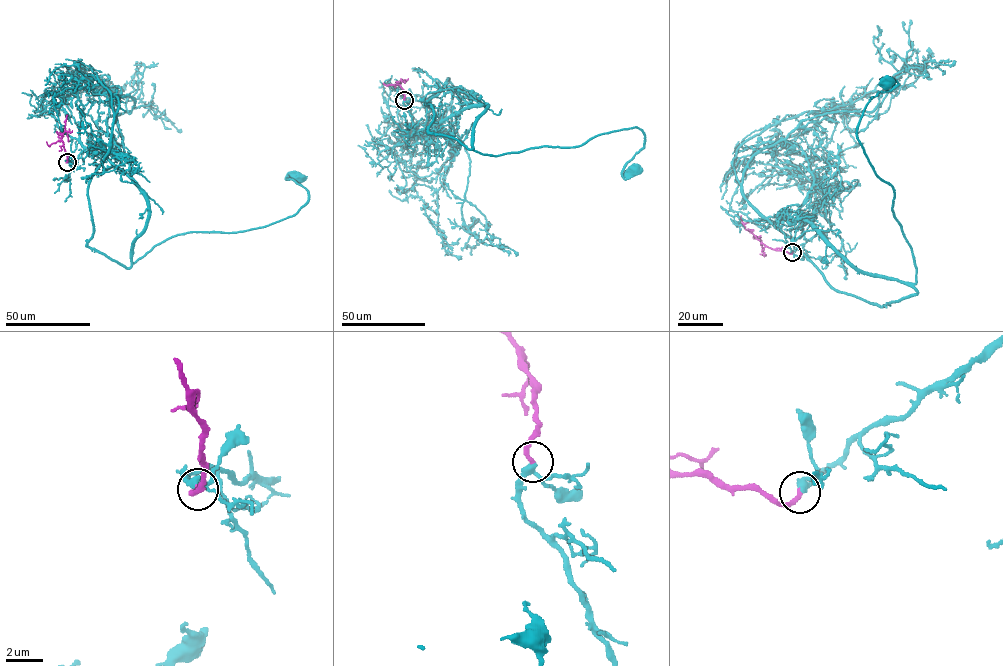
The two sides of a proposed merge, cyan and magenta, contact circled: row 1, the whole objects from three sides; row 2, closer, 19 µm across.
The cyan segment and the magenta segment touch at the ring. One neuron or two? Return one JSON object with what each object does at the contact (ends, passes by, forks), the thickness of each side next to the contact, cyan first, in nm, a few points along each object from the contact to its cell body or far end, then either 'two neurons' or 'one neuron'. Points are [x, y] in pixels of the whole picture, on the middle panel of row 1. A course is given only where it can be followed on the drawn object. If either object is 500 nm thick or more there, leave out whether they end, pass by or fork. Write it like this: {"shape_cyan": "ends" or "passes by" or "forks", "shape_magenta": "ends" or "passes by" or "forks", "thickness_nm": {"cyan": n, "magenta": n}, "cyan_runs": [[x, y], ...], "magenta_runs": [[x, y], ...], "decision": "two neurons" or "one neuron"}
{"shape_cyan": "passes by", "shape_magenta": "ends", "thickness_nm": {"cyan": 320, "magenta": 280}, "cyan_runs": [[404, 100], [414, 133], [485, 105], [472, 149], [495, 156], [636, 127], [644, 145], [622, 175], [636, 170]], "magenta_runs": [[404, 99], [403, 89], [398, 84], [402, 81]], "decision": "one neuron"}

